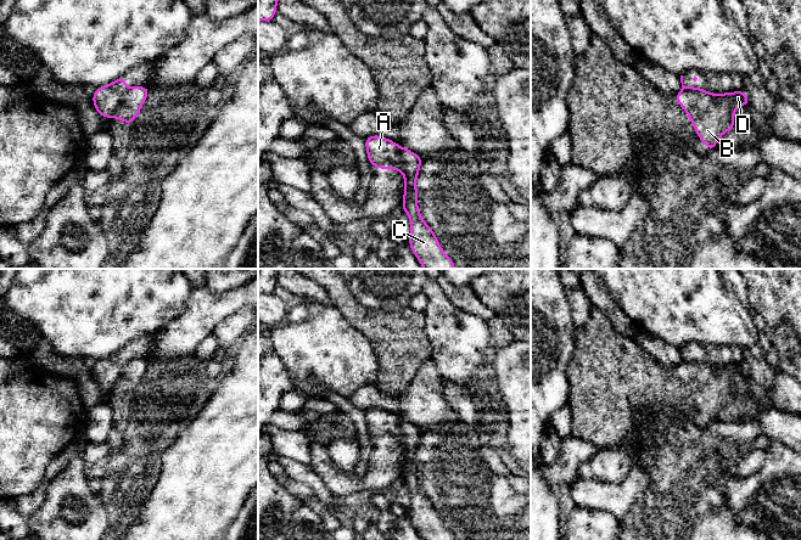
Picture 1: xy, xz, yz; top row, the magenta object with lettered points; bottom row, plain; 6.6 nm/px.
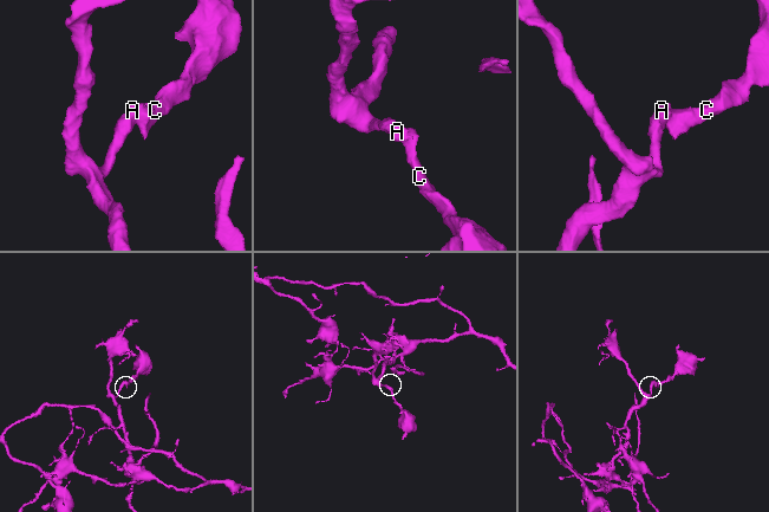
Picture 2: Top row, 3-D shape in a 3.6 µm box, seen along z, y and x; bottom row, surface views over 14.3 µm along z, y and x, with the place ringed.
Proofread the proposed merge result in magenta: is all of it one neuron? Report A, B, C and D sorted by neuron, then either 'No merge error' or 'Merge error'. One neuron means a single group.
Groups: A / B C D. Merge error

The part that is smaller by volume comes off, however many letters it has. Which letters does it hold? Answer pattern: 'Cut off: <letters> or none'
Cut off: B, C, D

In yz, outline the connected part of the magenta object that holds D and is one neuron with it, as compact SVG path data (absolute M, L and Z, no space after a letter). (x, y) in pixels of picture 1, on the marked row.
M682 89L674 97L687 112L698 137L708 147L708 152L716 148L717 140L726 131L734 130L735 109L750 105L744 90L712 94L707 90Z

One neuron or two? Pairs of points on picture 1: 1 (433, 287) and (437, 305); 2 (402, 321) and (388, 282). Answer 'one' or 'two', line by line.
1: one
2: two

